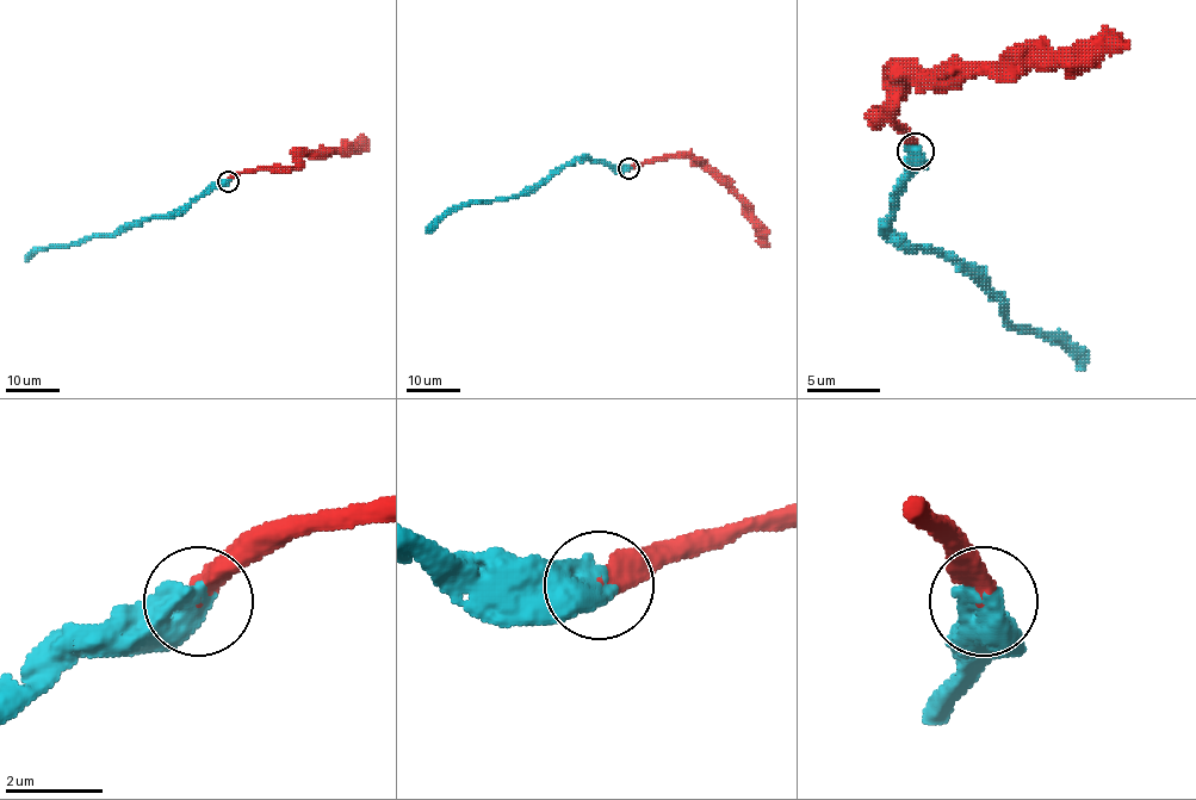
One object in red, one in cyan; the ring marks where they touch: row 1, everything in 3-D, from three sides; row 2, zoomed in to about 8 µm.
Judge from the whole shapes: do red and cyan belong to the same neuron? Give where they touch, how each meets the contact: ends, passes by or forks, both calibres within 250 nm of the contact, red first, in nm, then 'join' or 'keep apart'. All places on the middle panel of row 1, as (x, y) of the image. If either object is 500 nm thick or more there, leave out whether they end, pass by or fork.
place (629, 168); calibres 460 and 750 nm; join

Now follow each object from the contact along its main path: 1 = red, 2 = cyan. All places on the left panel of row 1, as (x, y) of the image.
1: (228, 181), (241, 173), (291, 168), (303, 155), (354, 149), (367, 141)
2: (228, 181), (211, 185), (165, 216), (129, 224), (117, 234), (36, 249), (25, 261)

